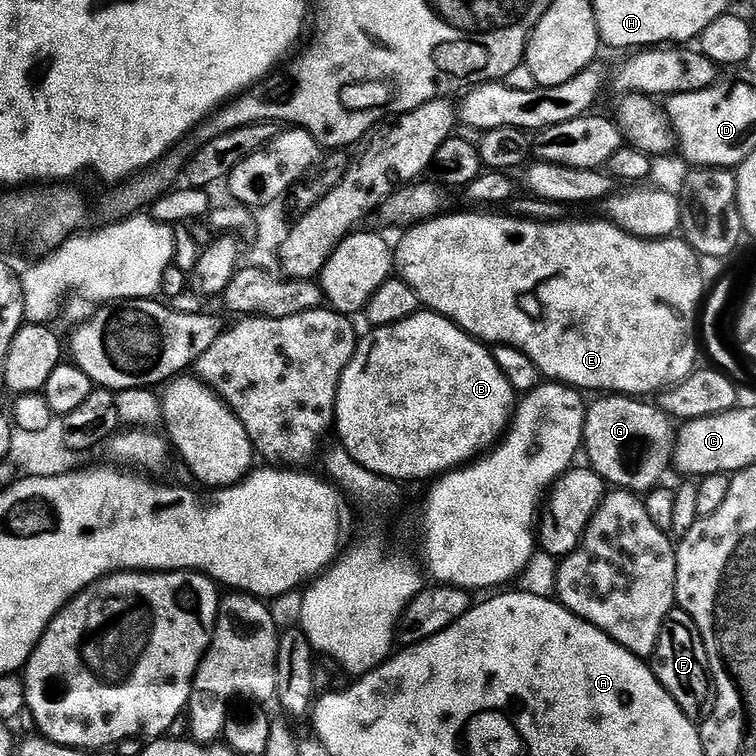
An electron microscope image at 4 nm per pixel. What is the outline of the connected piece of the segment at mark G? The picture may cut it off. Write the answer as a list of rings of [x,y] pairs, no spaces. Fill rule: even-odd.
[[[612,394],[597,400],[600,401],[588,409],[588,421],[584,427],[583,447],[586,456],[588,452],[587,463],[617,489],[637,494],[651,492],[674,464],[677,429],[672,417],[655,403],[640,398]]]

